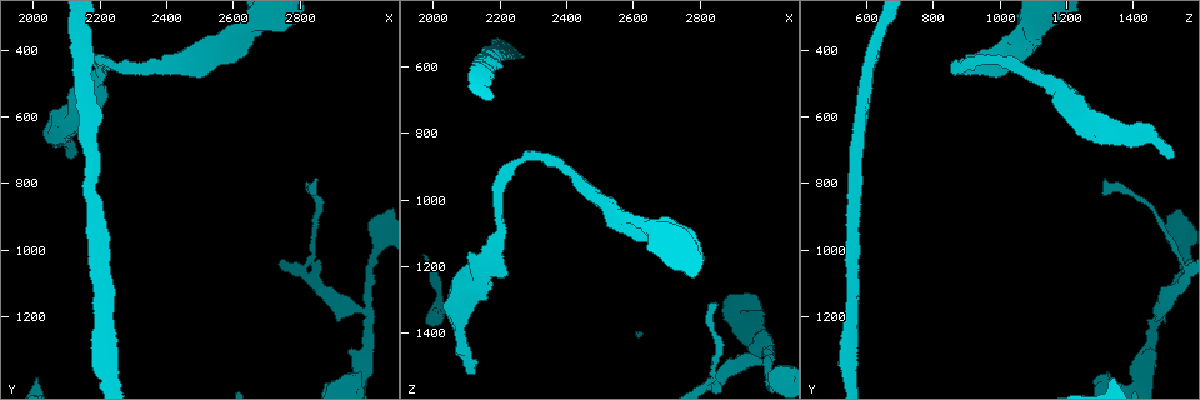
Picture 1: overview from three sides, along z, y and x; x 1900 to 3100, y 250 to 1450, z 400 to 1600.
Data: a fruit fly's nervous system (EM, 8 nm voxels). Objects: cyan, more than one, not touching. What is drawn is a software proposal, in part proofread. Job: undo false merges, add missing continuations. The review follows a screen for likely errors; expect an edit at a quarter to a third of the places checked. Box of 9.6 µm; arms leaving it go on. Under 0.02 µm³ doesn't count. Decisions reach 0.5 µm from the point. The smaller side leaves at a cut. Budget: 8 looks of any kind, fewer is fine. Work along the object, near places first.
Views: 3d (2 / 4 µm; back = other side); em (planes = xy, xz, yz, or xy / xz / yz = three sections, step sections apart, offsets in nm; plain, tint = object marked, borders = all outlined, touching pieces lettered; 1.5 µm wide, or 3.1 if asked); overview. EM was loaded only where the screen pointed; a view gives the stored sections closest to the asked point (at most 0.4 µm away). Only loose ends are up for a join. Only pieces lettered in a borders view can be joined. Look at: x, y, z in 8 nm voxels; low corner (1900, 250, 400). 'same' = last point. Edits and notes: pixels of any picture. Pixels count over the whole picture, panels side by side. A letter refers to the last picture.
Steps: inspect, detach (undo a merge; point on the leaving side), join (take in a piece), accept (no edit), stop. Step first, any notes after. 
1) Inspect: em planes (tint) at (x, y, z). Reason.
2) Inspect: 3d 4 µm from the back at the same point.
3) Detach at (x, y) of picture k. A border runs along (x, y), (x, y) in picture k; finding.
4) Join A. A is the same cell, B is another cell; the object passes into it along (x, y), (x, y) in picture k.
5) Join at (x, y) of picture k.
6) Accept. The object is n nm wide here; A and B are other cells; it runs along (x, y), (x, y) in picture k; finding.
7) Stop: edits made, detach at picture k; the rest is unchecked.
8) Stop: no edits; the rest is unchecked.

Inspect: 3d 2 µm at (2210, 1200, 550). A fork.

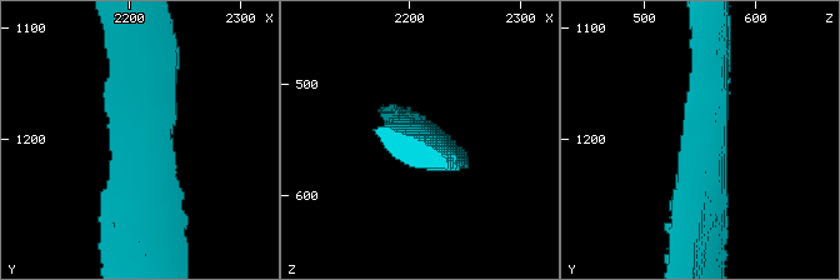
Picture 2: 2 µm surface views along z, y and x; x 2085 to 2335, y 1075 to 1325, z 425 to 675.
Inspect: em xz step 8 (tint) at (2200, 1208, 550). Shape alone is not enough.

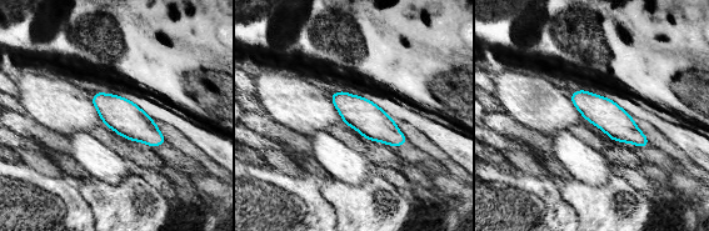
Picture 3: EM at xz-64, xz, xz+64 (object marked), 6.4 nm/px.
Inspect: em planes (borders) at the same point.

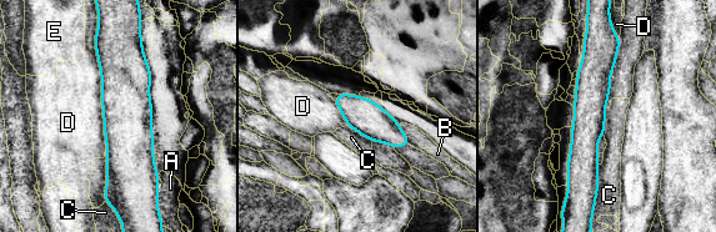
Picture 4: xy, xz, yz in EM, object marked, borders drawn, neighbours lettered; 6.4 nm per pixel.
Accept. A, B, C, D and E are other cells; a border runs along (599, 165), (599, 188), (596, 192) in picture 4; one neuron here.

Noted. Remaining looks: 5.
Inspect: em planes (borders) at (2090, 720, 1510).

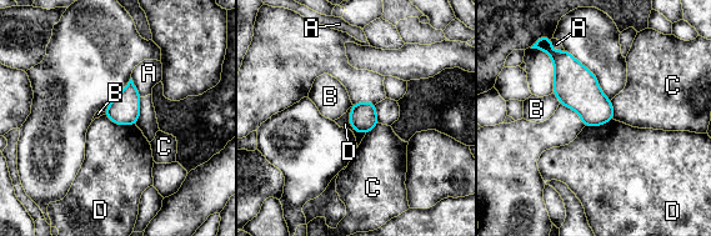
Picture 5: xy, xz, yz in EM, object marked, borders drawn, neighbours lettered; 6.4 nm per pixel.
Accept. The object is 140 nm wide here; A, B, C and D are other cells; a border runs along (554, 93), (560, 103) in picture 5; no lettered piece goes on from it.

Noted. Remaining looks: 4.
Inspect: em planes (borders) at (2990, 1170, 1480). Three-way junction.

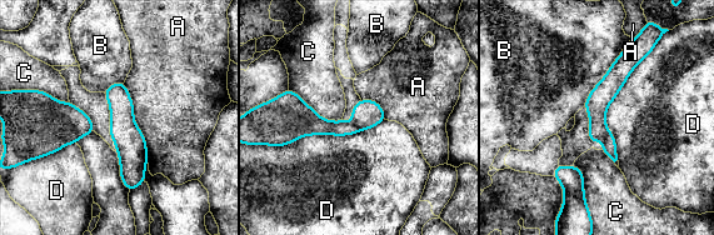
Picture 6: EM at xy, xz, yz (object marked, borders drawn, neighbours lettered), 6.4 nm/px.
Detach at (318, 125) of picture 6. A, B, C and D are other cells; a border runs along (351, 121), (360, 129) in picture 6; a second neuron is stuck on.

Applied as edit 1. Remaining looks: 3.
Stop: edits made, detach at picture 6; the rest is unchecked.

